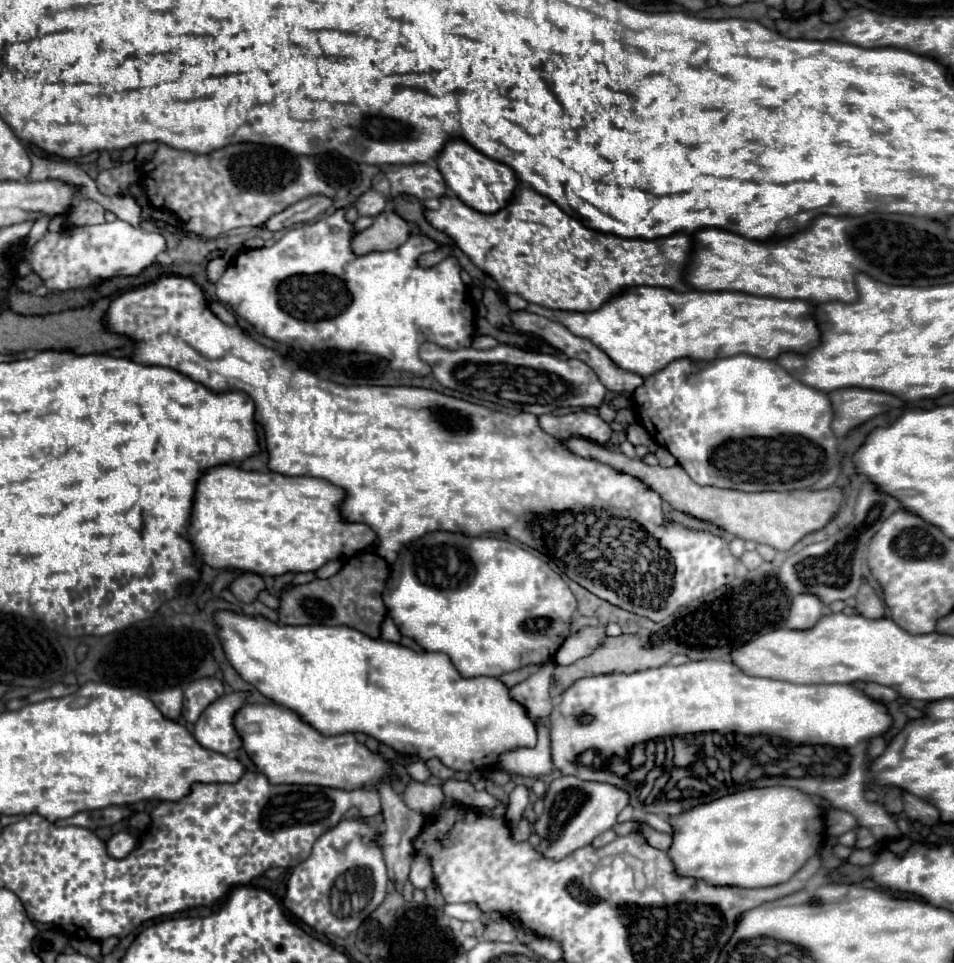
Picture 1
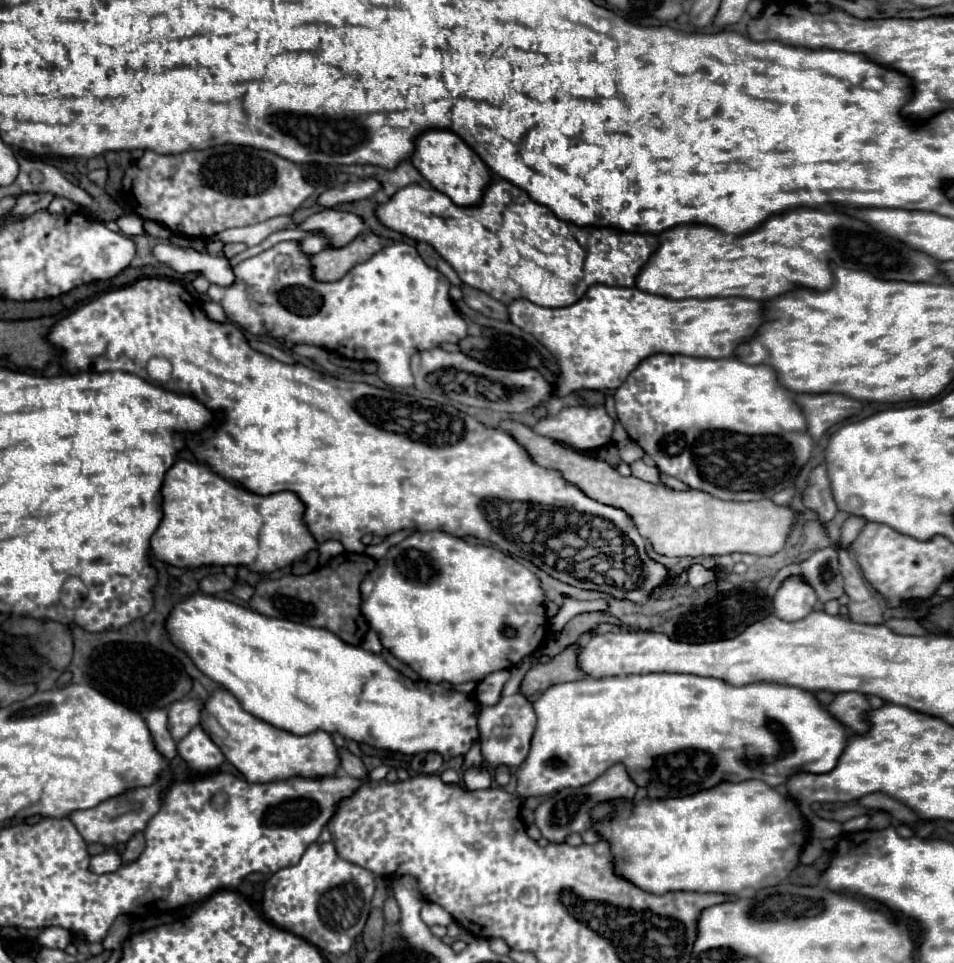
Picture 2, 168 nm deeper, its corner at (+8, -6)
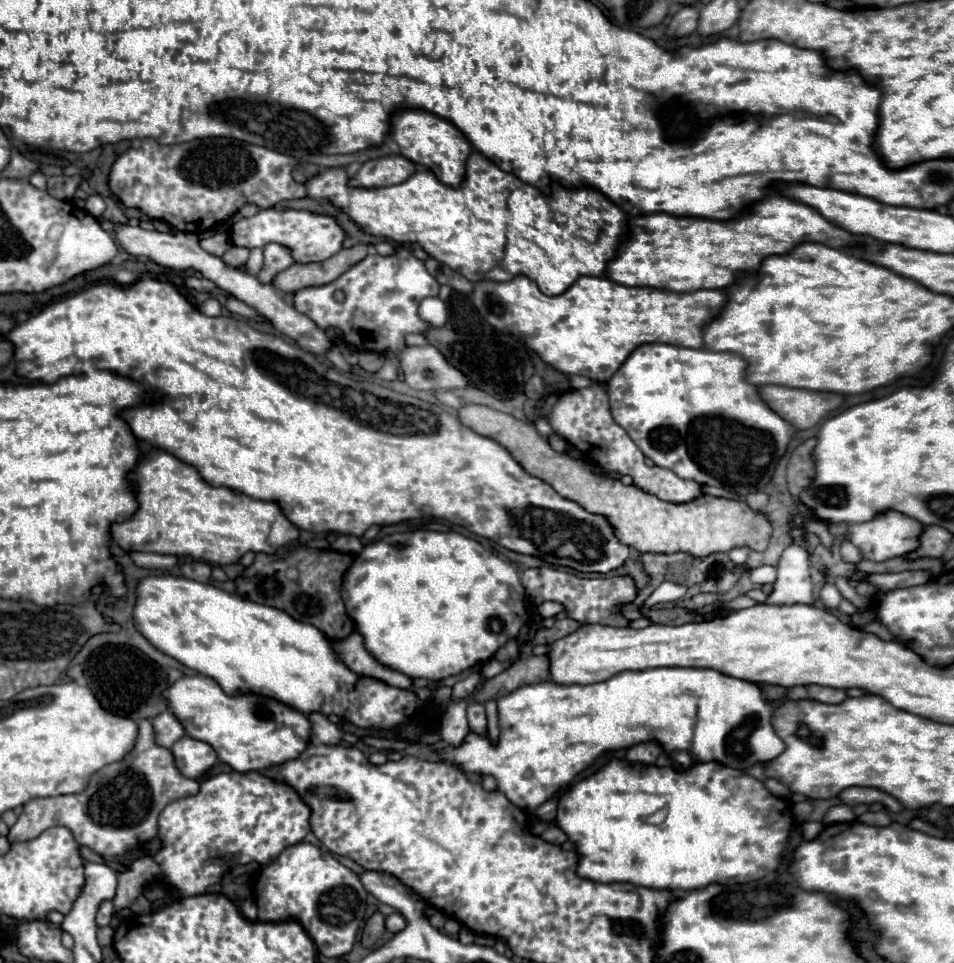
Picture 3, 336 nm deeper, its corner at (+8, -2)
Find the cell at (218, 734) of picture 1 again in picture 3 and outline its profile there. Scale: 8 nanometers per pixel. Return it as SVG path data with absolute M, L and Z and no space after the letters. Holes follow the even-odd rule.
M188 736L180 738L180 742L170 748L170 752L174 756L178 772L186 778L198 780L216 764L216 752L212 750L212 746Z

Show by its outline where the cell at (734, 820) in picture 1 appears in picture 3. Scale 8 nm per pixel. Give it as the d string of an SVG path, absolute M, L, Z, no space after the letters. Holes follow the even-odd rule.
M612 758L608 764L604 764L596 774L572 784L560 798L558 798L558 808L556 808L556 816L554 816L554 824L568 836L568 840L576 846L576 854L578 854L578 866L576 866L576 874L580 878L588 878L594 882L630 882L636 886L646 886L646 888L654 888L654 890L670 890L670 892L682 892L682 890L696 890L700 886L708 886L712 882L724 882L724 884L746 884L752 880L758 880L762 876L766 876L766 872L774 872L782 858L784 858L784 850L786 850L786 840L790 834L790 826L792 826L792 808L786 800L772 796L764 784L740 770L734 770L730 766L724 766L720 762L698 762L692 764L686 770L676 770L674 766L644 766L644 764L632 764L628 760L618 760ZM668 806L668 816L660 826L652 826L652 824L644 824L640 818L642 816L650 816L656 810Z

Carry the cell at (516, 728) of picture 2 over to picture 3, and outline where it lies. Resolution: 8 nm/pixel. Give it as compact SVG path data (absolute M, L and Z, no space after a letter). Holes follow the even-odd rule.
M470 702L466 708L466 716L468 716L468 724L474 732L482 734L486 730L486 710L482 704L478 702Z

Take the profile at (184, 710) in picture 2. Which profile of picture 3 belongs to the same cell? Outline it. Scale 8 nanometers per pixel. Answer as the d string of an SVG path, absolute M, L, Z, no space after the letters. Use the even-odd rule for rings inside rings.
M168 710L156 716L152 720L152 726L154 726L154 740L162 748L170 748L176 740L184 736L184 728L180 726L180 722L176 722L176 718L172 718L172 712Z

